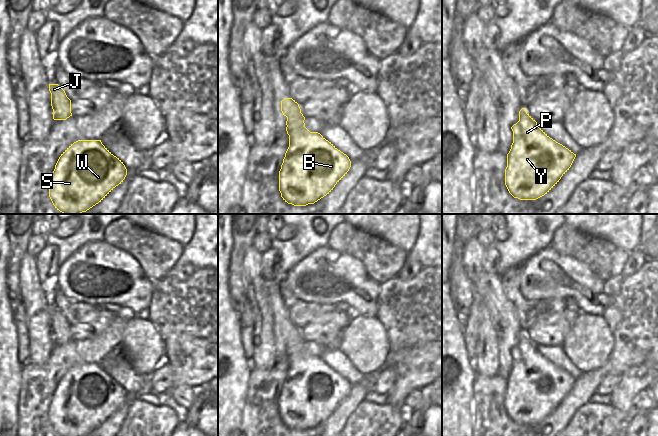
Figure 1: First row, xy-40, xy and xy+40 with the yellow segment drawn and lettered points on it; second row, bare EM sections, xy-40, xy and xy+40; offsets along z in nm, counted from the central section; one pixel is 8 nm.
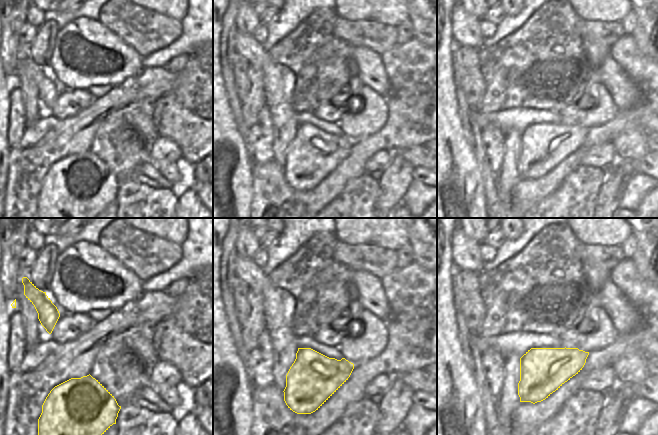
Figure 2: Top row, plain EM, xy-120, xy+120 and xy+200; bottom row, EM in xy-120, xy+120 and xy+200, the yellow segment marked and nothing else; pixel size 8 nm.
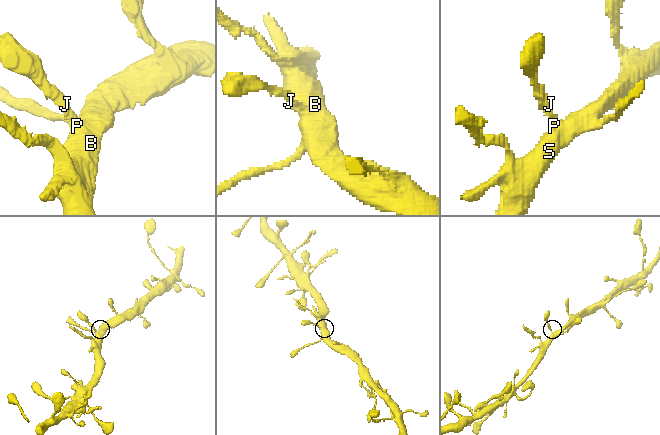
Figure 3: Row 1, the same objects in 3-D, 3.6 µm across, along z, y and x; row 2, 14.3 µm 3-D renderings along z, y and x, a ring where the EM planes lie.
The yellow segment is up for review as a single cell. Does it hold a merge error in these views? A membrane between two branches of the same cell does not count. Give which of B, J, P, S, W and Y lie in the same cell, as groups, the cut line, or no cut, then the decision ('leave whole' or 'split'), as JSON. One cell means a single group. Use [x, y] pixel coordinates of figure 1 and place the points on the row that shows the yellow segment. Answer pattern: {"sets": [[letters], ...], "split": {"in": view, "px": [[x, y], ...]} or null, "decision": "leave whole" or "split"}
{"sets": [["B", "J", "P", "S", "W", "Y"]], "split": null, "decision": "leave whole"}

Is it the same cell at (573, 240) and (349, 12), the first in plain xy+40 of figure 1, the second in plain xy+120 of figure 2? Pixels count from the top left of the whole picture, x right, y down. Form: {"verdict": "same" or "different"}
{"verdict": "different"}

